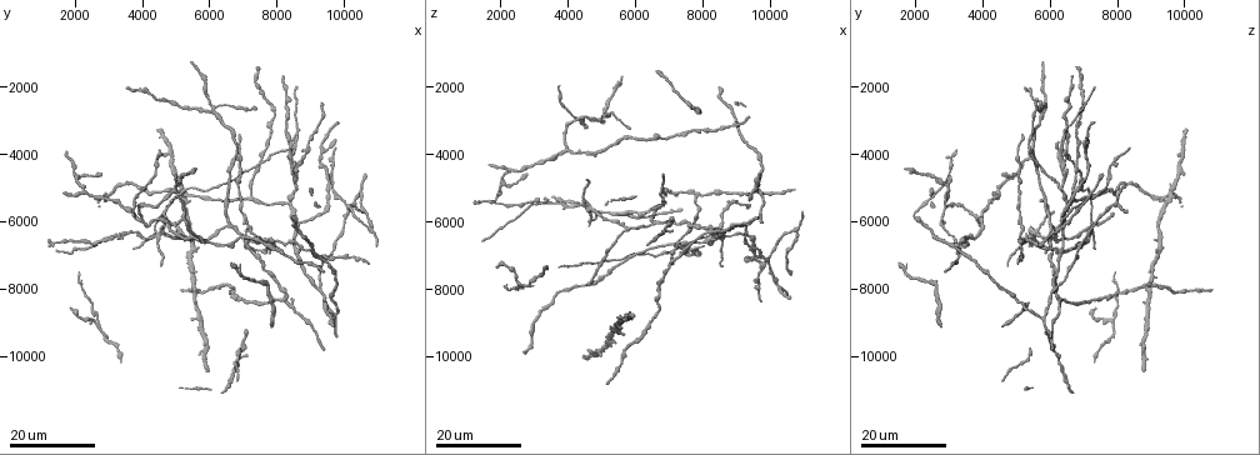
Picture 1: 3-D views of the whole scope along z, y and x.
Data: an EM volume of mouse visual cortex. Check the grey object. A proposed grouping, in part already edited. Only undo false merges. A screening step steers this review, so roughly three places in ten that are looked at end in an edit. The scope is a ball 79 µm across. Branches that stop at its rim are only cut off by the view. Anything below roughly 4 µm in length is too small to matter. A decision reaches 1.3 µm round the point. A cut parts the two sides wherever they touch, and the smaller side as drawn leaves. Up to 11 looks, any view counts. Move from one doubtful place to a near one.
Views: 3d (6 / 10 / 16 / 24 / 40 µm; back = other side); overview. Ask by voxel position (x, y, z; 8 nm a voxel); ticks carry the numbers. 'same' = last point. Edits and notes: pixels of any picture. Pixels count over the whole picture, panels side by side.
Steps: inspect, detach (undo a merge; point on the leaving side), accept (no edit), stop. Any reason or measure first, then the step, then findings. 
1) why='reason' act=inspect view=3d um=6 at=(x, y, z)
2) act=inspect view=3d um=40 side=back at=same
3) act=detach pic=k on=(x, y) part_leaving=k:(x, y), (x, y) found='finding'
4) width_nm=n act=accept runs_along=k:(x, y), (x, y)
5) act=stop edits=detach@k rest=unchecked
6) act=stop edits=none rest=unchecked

why='side arm on a straight run' act=inspect view=3d um=16 at=(9400, 8000, 6200)

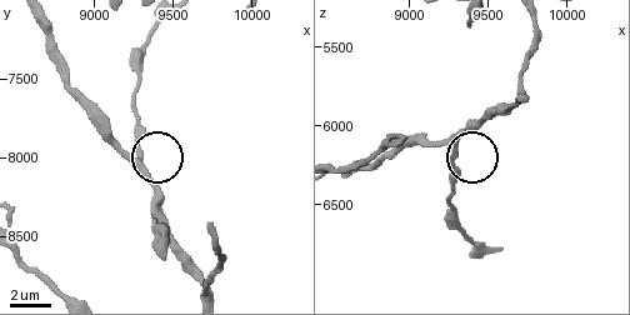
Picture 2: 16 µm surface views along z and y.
act=inspect view=3d um=10 at=(9300, 7980, 6180)

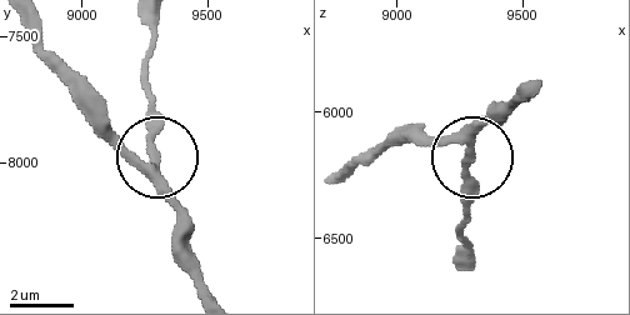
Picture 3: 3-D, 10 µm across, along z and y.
arms=3 act=accept runs_along=3:(21, 25), (43, 66), (140, 154), (156, 146), (150, 100) found='one neuron here'

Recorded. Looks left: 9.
why='branch point' act=inspect view=3d um=16 at=(8300, 8400, 6400)

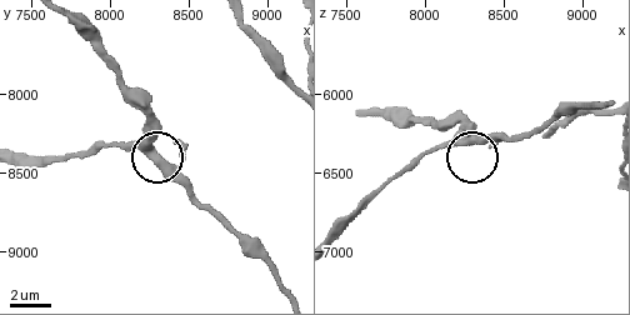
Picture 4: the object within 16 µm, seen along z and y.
act=inspect view=3d um=10 at=(8180, 8340, 6300)

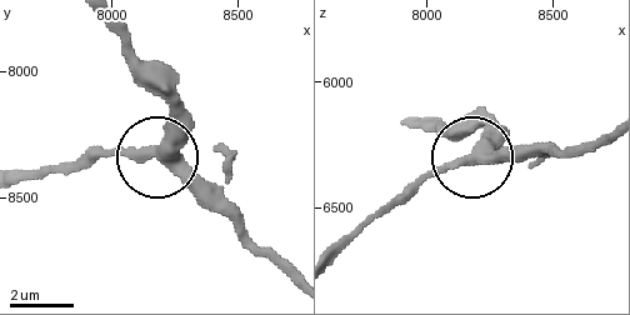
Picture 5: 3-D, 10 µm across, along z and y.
width_nm=360 act=accept runs_along=5:(108, 24), (169, 104), (173, 136), (161, 158), (234, 223) found='one neuron here'

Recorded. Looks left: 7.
why='arms part here' act=inspect view=3d um=24 at=(2200, 5100, 4500)

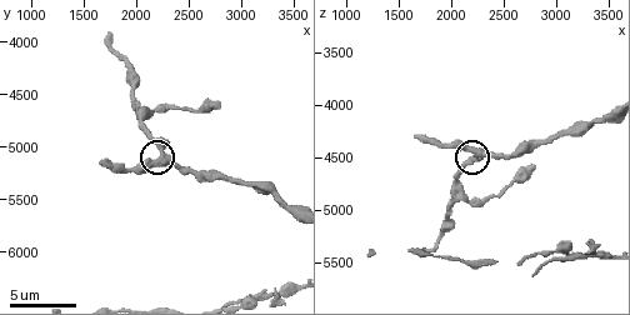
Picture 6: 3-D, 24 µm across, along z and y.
act=inspect view=3d um=10 at=(2220, 5120, 4440)

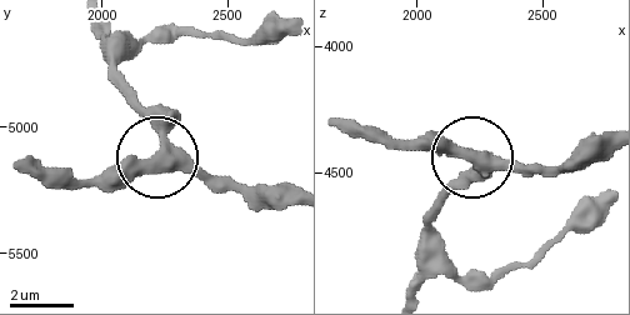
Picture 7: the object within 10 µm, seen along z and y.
width_nm=400 act=accept runs_along=7:(603, 138), (545, 170), (403, 146) found='one neuron here'

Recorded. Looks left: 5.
why='branch point' act=inspect view=3d um=16 at=(4500, 6400, 5500)

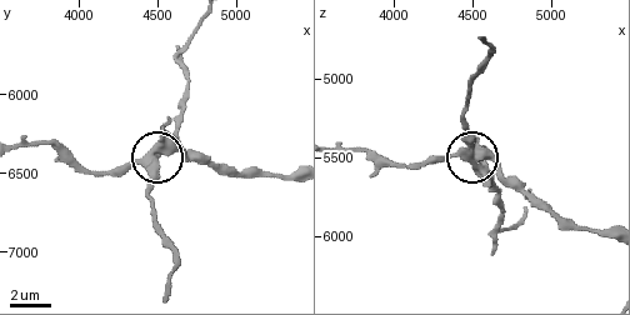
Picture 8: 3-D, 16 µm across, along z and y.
act=inspect view=3d um=6 at=(4440, 6440, 5460)

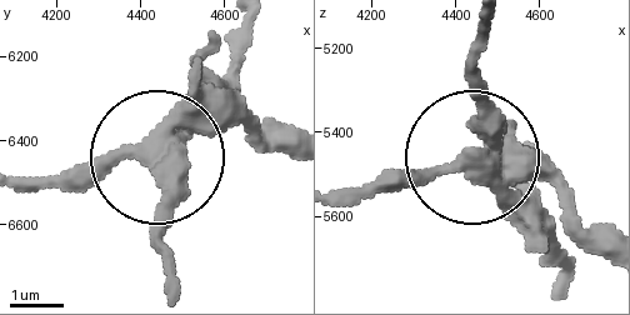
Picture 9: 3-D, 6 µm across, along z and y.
width_nm=390 act=detach pic=9 on=(526, 238) part_leaving=9:(495, 171), (558, 256) found='two neurons meet here'

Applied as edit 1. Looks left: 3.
why='three arms meet' act=inspect view=3d um=16 at=(5000, 5100, 3000)

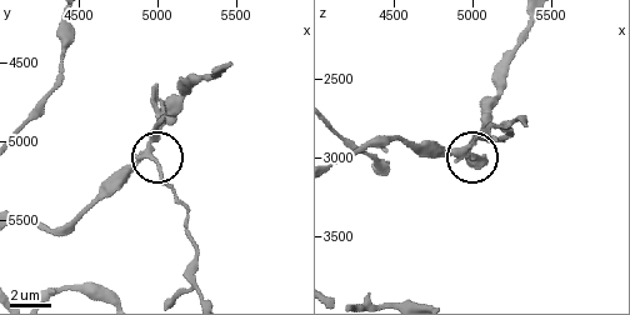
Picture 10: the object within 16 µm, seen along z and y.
act=inspect view=3d um=10 at=(4940, 5080, 2960)

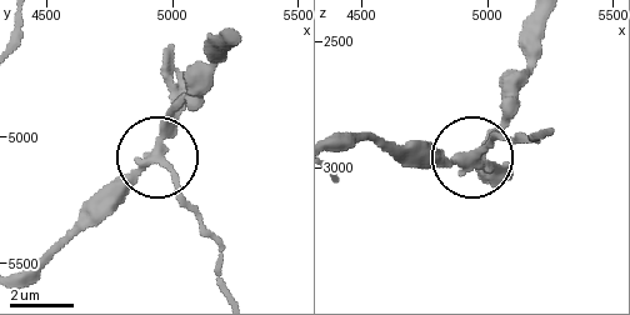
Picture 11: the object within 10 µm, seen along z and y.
act=inspect view=3d um=6 at=(4960, 5080, 2960)

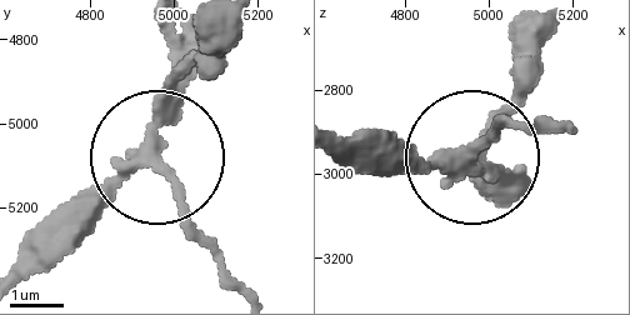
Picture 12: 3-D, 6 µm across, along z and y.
arms=3 act=detach pic=12 on=(180, 219) part_leaving=12:(141, 161), (231, 283) found='two neurons meet here'

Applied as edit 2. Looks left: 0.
act=stop edits=detach@9,detach@12 rest=unchecked

